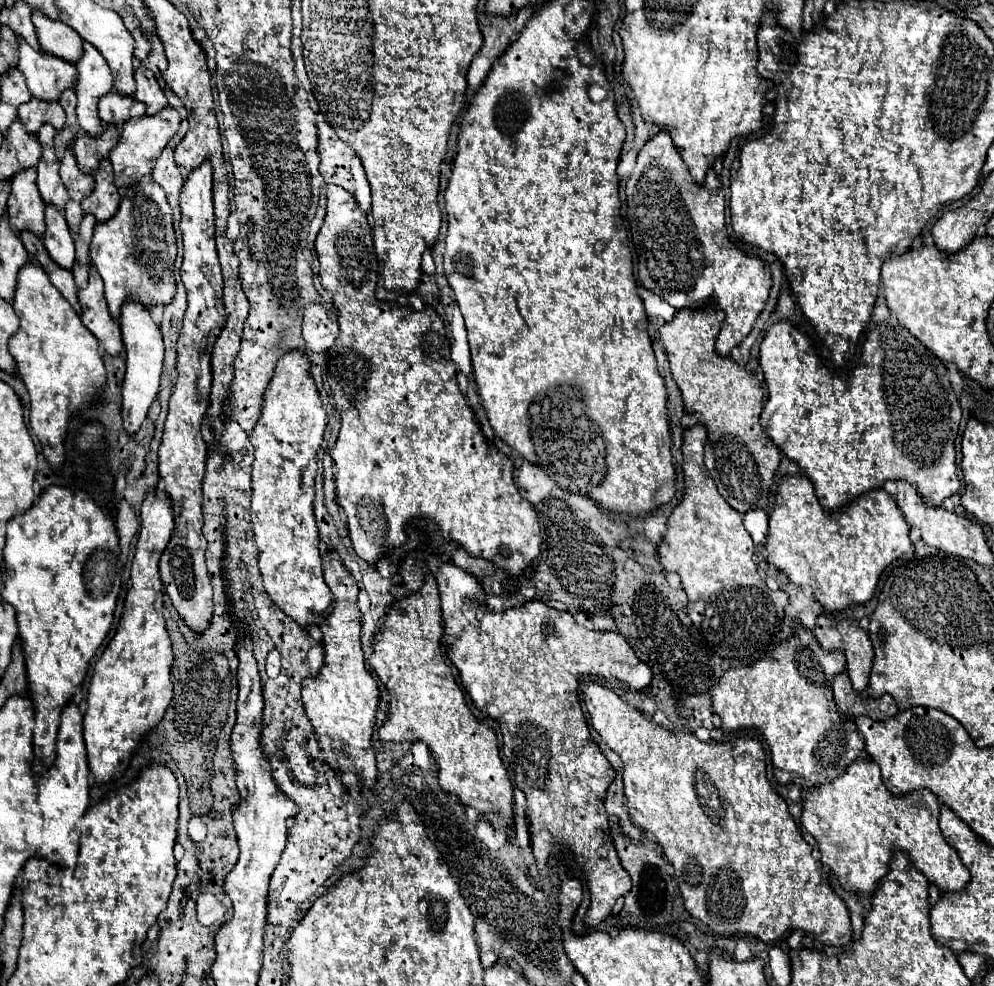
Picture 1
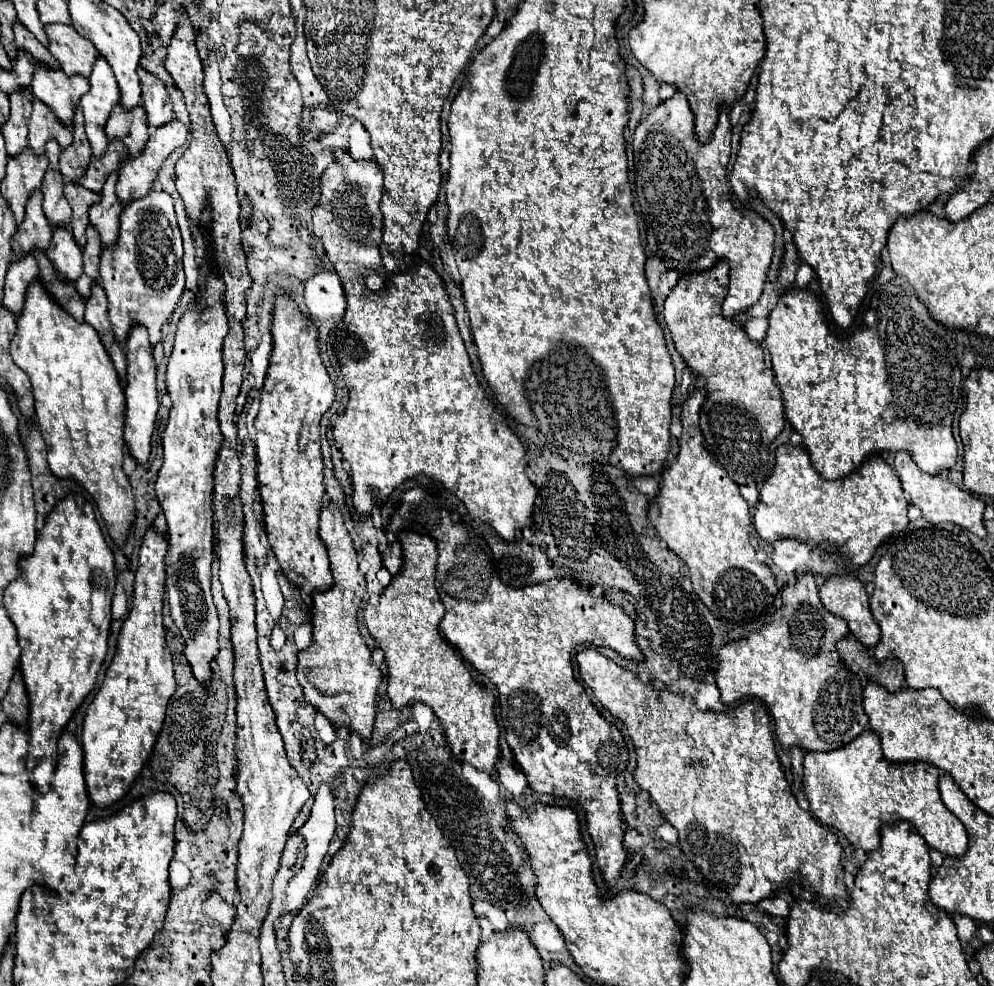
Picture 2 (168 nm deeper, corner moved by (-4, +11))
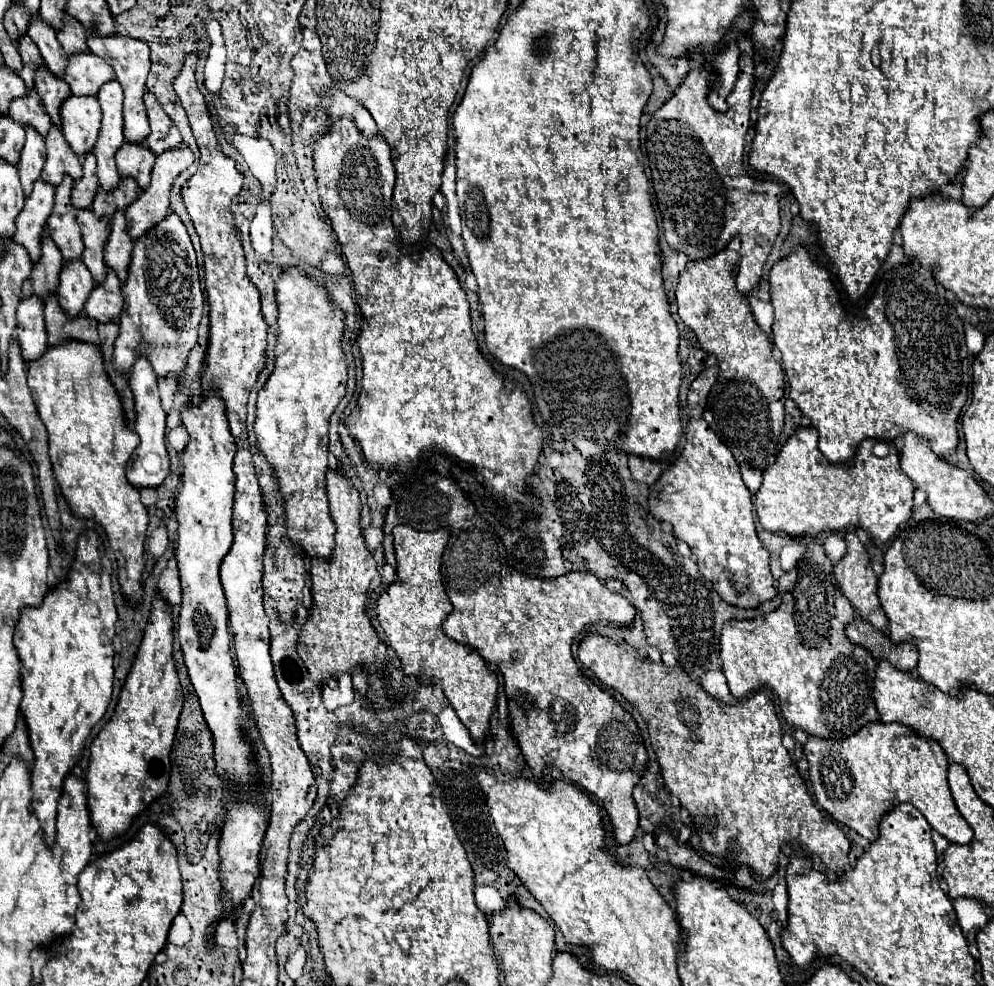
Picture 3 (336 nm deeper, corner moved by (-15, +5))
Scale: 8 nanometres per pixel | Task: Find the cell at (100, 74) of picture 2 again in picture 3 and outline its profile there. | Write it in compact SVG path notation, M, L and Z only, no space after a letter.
M109 81L97 93L97 99L103 109L103 121L99 139L93 147L97 157L97 175L99 183L115 187L119 183L119 173L115 167L115 151L123 145L123 91L117 81Z

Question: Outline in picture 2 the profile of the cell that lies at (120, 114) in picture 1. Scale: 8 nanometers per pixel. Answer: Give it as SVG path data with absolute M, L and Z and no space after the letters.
M116 105L106 123L106 137L108 141L112 141L112 137L120 137L128 149L128 157L138 157L150 137L144 109L136 107L132 111L124 111L120 105Z

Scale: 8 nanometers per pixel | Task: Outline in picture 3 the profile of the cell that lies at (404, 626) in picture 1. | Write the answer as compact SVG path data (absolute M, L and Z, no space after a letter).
M397 525L393 529L393 537L397 581L377 599L377 619L387 641L401 659L401 669L407 675L425 677L429 685L439 685L461 723L467 725L471 739L477 745L483 745L491 733L491 717L497 709L499 681L497 673L483 661L481 655L473 653L461 643L451 641L441 629L443 621L453 609L441 581L441 557L449 541L449 533L447 529L415 531L413 527Z

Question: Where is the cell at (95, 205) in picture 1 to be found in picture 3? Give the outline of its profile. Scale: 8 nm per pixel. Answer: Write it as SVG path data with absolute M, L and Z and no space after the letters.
M117 211L111 219L111 233L105 243L105 261L115 269L119 281L127 279L131 251L133 251L133 239L129 237L125 215L123 211Z

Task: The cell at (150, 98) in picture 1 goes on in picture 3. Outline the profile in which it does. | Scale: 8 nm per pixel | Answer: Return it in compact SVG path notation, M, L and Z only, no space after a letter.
M147 91L145 93L145 107L147 107L147 117L151 125L151 133L145 139L145 145L151 147L151 151L163 153L175 145L181 143L181 133L179 129L171 123L171 117L163 111L161 103L155 99L155 93Z

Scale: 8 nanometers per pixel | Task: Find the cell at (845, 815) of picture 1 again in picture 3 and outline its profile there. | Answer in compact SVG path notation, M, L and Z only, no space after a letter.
M871 723L871 727L863 727L863 731L857 731L855 735L851 735L851 739L843 739L843 743L831 743L827 739L809 737L805 743L805 757L809 761L809 775L817 803L829 813L835 823L857 831L861 837L875 841L879 837L881 817L901 803L911 803L923 813L929 825L937 833L941 833L949 843L969 845L973 841L973 829L965 823L949 793L949 761L943 749L939 747L939 743L915 735L909 727L901 723Z

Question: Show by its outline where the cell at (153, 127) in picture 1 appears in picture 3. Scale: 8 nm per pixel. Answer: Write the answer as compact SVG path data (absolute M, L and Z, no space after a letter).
M177 145L177 147L165 151L165 153L161 153L161 155L157 157L155 167L153 167L153 171L151 171L151 183L149 183L149 187L141 189L141 191L139 191L139 197L137 197L131 205L125 207L125 217L127 217L127 225L129 225L129 235L131 235L131 239L137 239L139 235L143 235L143 231L149 231L155 223L159 223L159 219L163 219L163 217L167 215L167 211L169 211L171 183L173 183L173 179L175 179L181 171L185 171L193 161L195 161L193 151L191 151L189 147L185 147L185 145Z

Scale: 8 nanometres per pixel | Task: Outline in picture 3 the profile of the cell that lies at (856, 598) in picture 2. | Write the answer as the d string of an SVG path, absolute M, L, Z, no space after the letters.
M847 531L845 535L845 541L847 541L847 555L835 565L833 569L833 575L835 575L835 581L837 581L837 589L849 599L849 603L853 605L855 613L869 621L877 631L883 631L887 633L887 627L889 627L889 621L879 605L879 599L877 599L877 577L871 569L871 563L869 563L869 555L865 551L865 547L861 545L859 537L855 531Z

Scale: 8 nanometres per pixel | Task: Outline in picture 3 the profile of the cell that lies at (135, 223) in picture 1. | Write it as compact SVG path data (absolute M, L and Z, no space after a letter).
M177 213L167 215L135 241L127 281L121 285L125 297L119 317L121 333L115 341L115 367L129 373L135 359L147 355L157 377L175 373L185 379L183 365L197 343L197 325L203 315L203 293L199 289L195 251L185 225Z

